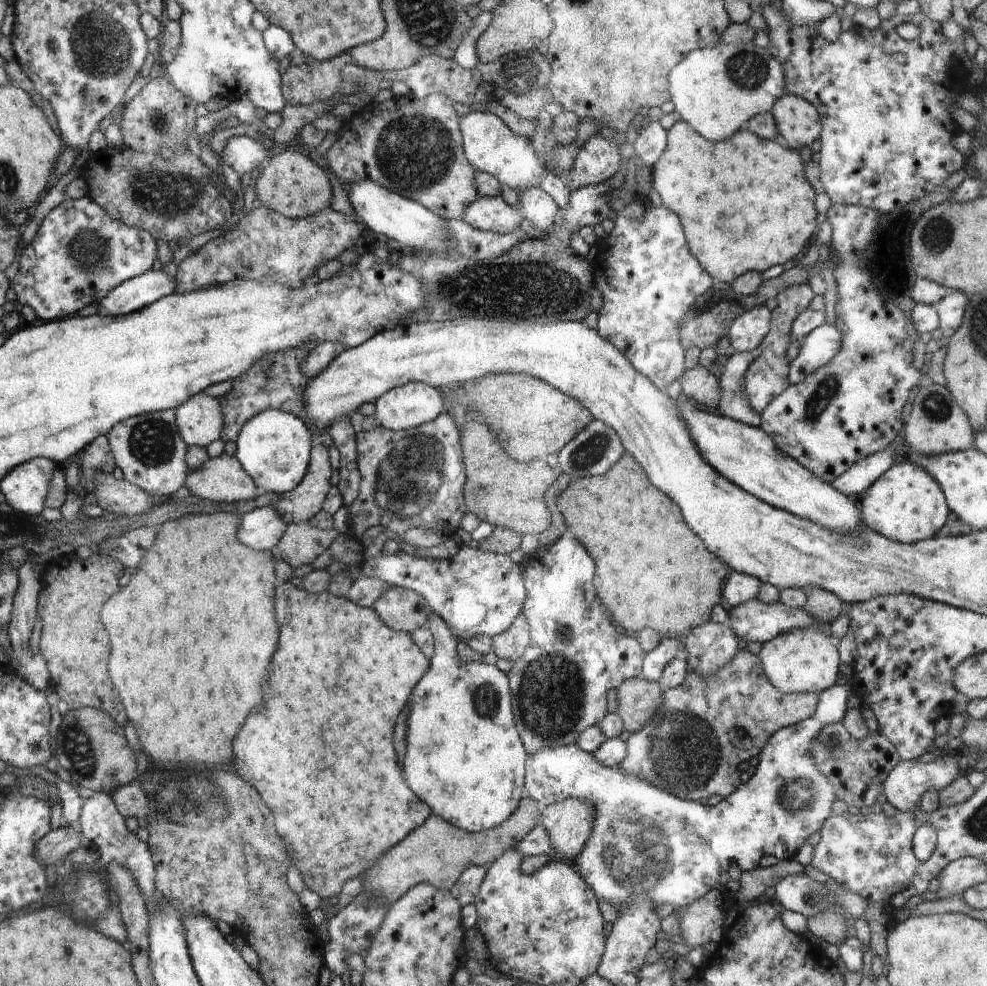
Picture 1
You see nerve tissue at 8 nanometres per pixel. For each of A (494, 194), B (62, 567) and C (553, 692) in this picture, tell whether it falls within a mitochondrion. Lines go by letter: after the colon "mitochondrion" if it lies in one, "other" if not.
A: other
B: other
C: mitochondrion

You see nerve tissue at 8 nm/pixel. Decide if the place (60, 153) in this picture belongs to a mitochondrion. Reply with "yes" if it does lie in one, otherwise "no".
no

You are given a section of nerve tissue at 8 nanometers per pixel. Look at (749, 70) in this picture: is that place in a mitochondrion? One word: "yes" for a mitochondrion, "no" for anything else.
yes

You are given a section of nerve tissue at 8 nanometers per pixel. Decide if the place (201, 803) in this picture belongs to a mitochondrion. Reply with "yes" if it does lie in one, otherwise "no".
yes

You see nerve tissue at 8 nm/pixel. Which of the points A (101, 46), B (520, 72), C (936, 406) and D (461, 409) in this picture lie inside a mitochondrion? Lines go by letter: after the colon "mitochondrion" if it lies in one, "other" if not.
A: mitochondrion
B: mitochondrion
C: mitochondrion
D: other

